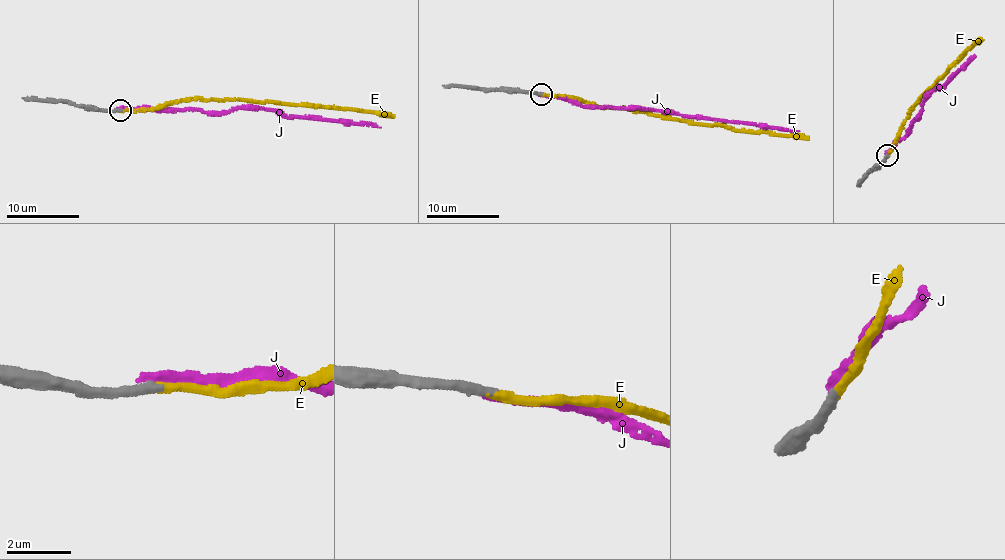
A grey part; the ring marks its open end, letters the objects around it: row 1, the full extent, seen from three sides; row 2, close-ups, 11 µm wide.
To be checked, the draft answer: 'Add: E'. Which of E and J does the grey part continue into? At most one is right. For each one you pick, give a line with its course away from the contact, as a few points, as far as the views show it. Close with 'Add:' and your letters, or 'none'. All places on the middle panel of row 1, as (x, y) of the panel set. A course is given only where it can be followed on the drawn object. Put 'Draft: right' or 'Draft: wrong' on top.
Draft: right
E: it runs (540, 93), (648, 115), (805, 136), (809, 140)
Add: E

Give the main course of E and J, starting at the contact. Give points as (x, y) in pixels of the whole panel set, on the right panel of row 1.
E: (886, 155), (894, 147), (906, 118), (925, 94), (979, 39), (983, 40)
J: (886, 155), (923, 110), (931, 93), (938, 85), (944, 87), (975, 56)

